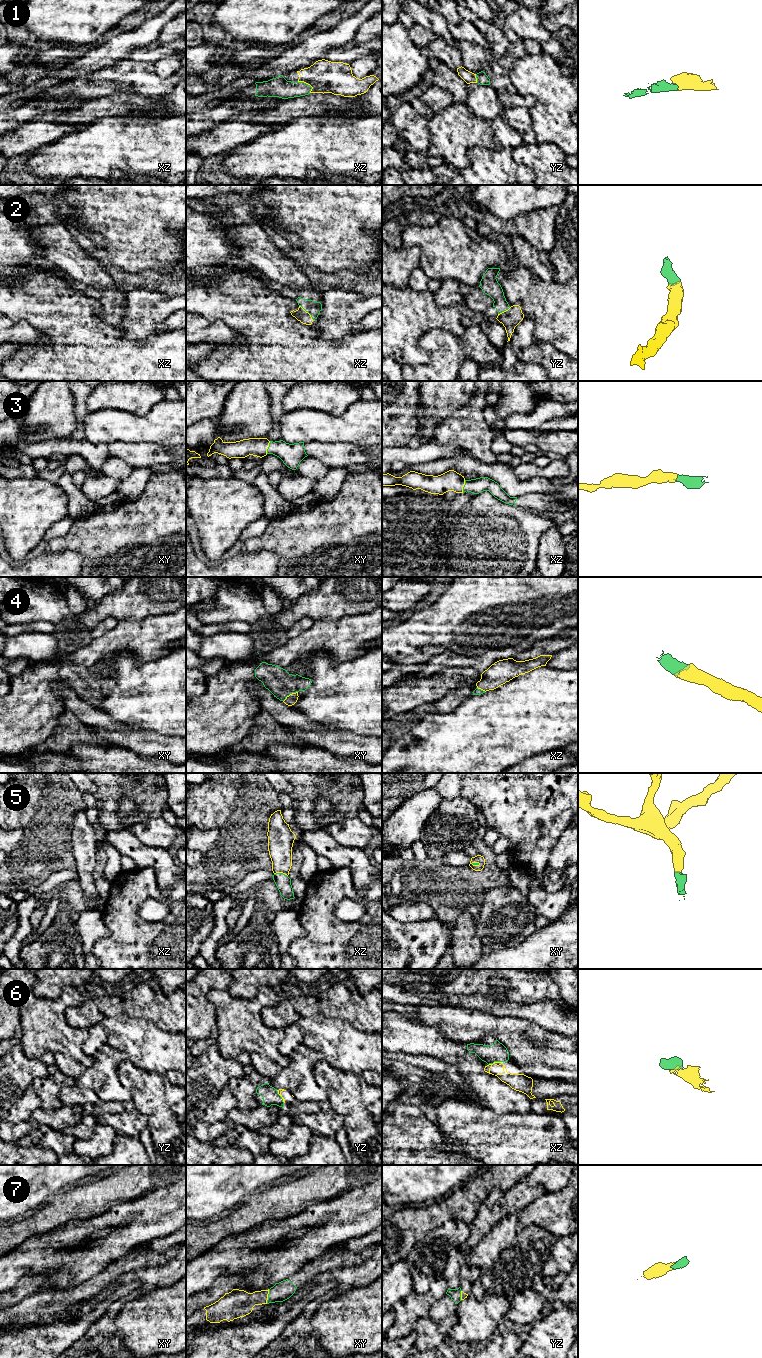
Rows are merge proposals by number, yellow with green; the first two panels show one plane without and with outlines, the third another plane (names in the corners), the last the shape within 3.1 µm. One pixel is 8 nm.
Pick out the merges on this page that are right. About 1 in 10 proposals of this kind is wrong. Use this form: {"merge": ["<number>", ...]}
{"merge": ["1", "2", "3", "4", "5", "6", "7"]}

